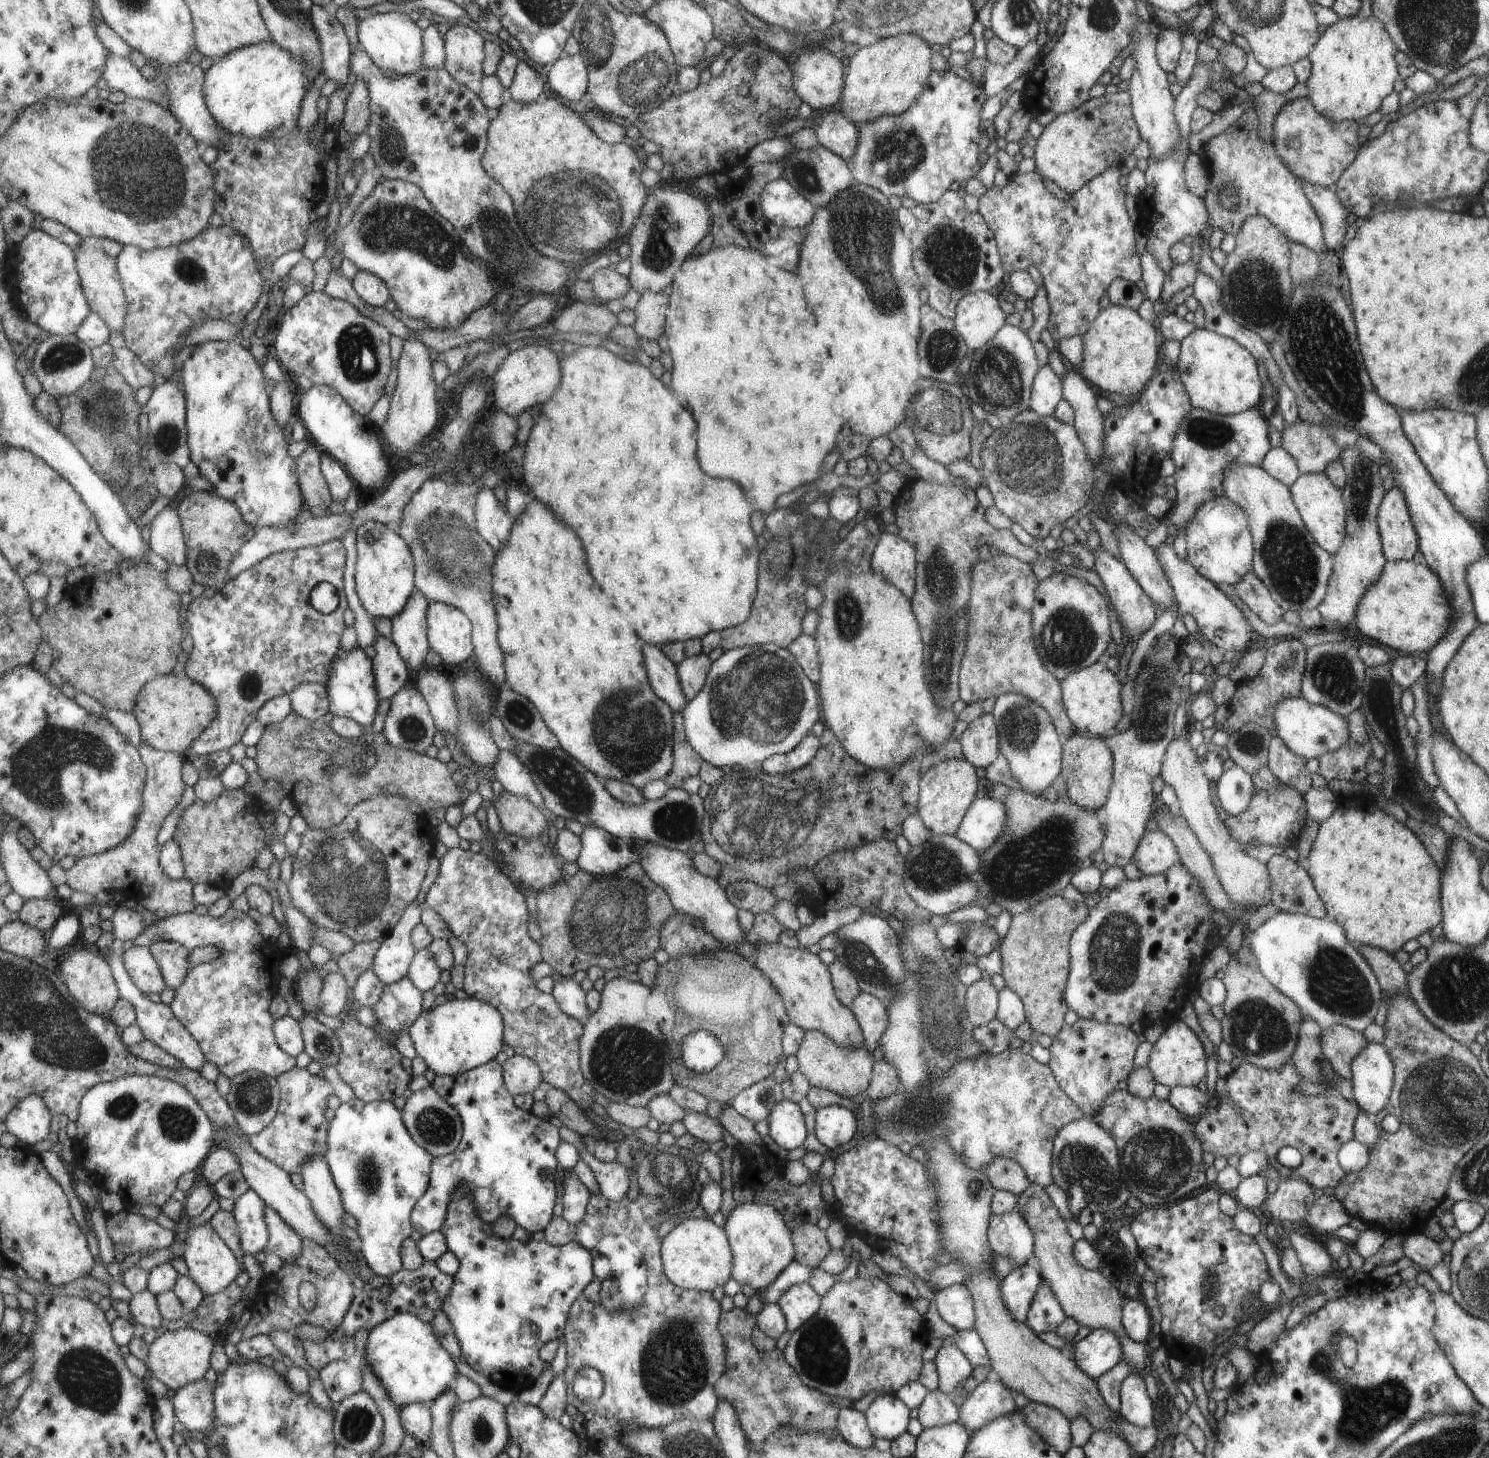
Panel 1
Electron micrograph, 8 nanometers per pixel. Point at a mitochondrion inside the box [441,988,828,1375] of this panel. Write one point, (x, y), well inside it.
(625, 1062)

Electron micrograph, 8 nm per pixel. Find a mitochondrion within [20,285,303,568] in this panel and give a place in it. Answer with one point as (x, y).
(106, 411)

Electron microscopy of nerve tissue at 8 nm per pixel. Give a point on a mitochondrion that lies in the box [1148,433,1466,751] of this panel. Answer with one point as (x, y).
(1290, 565)

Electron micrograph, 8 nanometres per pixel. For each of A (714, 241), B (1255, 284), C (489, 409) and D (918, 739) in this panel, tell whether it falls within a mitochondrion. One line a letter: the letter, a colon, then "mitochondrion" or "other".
A: other
B: mitochondrion
C: other
D: mitochondrion

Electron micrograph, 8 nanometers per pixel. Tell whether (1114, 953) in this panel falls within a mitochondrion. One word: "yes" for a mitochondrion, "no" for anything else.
yes

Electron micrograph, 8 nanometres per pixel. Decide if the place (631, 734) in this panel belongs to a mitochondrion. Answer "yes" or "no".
yes

